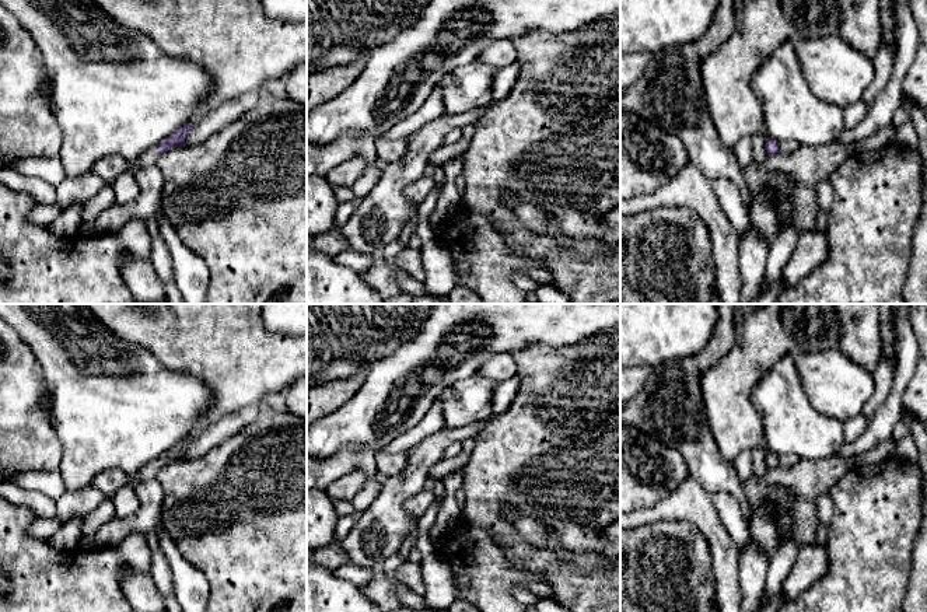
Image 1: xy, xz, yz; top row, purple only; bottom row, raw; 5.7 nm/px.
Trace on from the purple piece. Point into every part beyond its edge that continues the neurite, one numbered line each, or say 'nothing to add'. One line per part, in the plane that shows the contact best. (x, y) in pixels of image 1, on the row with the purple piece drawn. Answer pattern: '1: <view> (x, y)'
1: xy (149, 157)

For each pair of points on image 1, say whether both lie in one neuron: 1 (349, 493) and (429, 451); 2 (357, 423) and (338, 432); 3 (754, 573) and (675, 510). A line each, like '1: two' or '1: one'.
1: two
2: one
3: two

